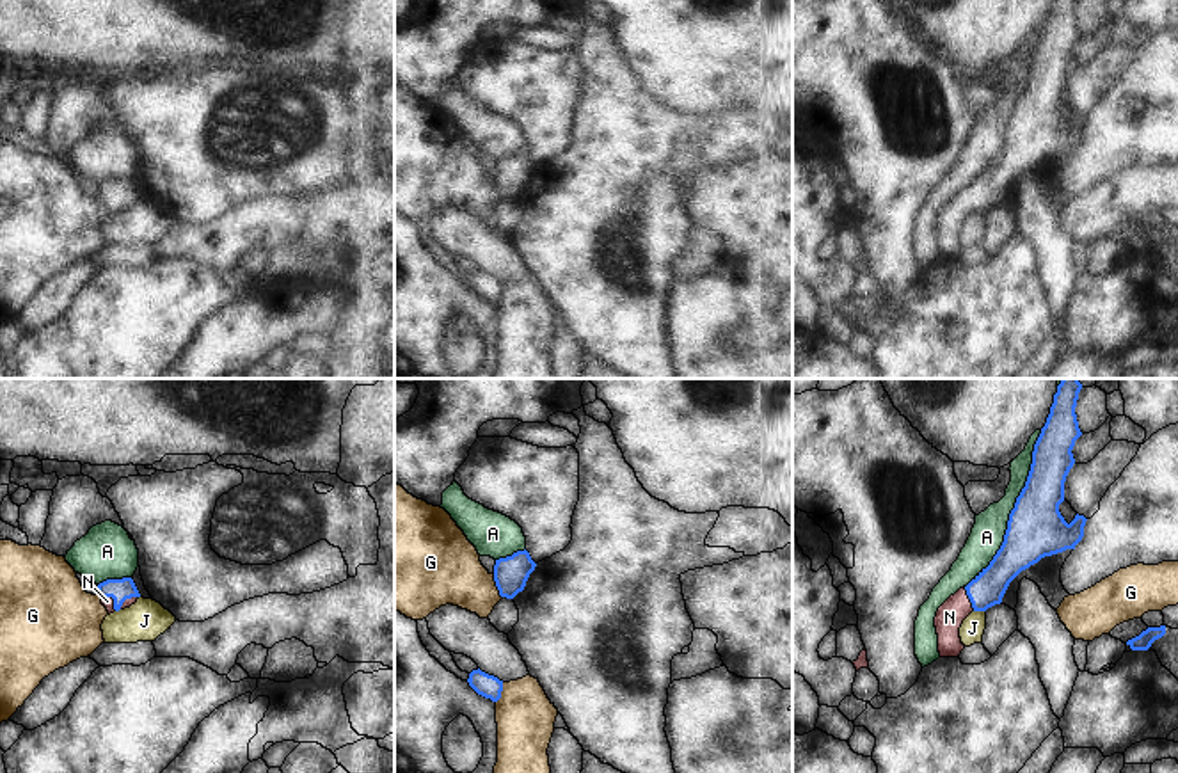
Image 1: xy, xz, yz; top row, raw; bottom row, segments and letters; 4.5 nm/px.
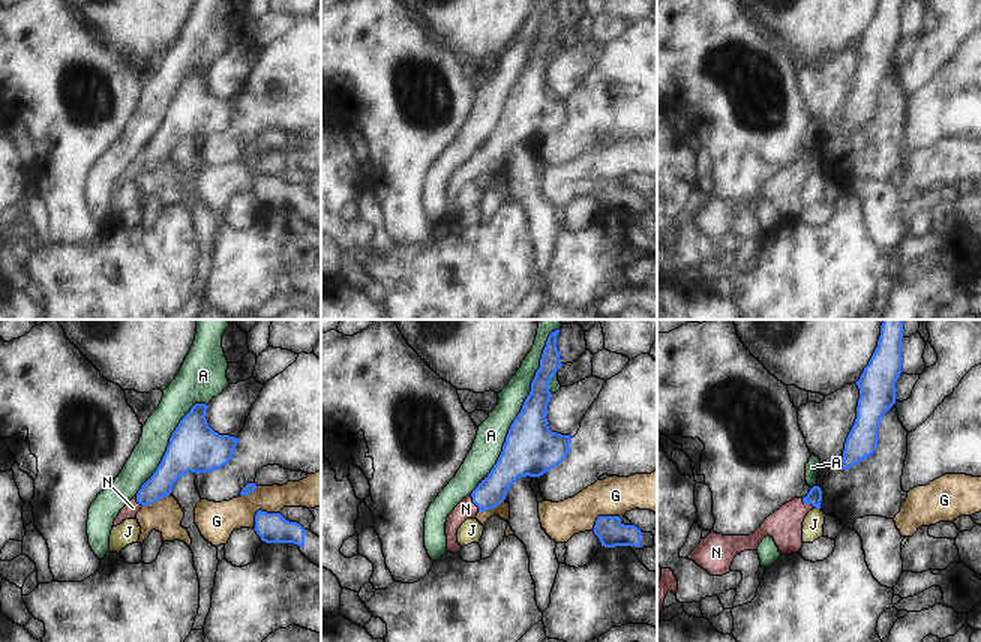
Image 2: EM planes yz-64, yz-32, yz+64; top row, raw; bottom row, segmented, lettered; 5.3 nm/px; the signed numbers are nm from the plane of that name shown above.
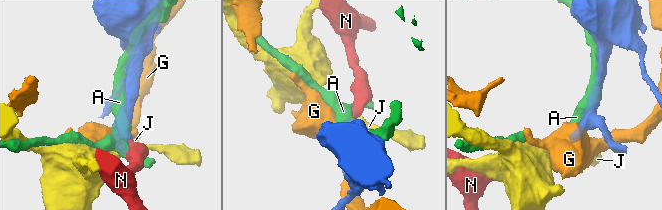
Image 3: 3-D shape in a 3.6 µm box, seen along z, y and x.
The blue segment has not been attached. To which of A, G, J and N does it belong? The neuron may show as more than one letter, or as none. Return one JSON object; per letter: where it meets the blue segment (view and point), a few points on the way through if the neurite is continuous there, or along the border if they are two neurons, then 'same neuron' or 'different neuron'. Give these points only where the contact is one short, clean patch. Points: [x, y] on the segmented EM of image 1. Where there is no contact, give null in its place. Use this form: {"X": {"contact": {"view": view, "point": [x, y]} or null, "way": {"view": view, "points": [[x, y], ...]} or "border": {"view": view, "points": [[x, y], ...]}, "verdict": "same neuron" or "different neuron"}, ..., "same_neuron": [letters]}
{"A": {"contact": {"view": "yz", "point": [1013, 509]}, "verdict": "different neuron"}, "G": {"contact": {"view": "xz", "point": [496, 585]}, "verdict": "different neuron"}, "J": {"contact": {"view": "yz", "point": [979, 610]}, "border": {"view": "yz", "points": [[974, 610], [985, 612]]}, "verdict": "different neuron"}, "N": {"contact": {"view": "yz", "point": [969, 597]}, "way": {"view": "yz", "points": [[988, 589], [969, 597], [949, 617]]}, "verdict": "same neuron"}, "same_neuron": ["N"]}

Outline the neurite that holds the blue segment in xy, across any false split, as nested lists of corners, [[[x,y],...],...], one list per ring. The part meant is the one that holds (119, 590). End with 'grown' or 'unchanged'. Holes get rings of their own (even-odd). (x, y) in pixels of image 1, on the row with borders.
[[[131,578],[107,579],[98,585],[98,595],[108,615],[130,608],[140,597]]]; grown

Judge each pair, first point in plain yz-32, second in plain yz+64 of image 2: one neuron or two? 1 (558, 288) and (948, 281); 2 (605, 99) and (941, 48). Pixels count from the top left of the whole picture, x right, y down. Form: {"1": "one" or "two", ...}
{"1": "two", "2": "two"}

